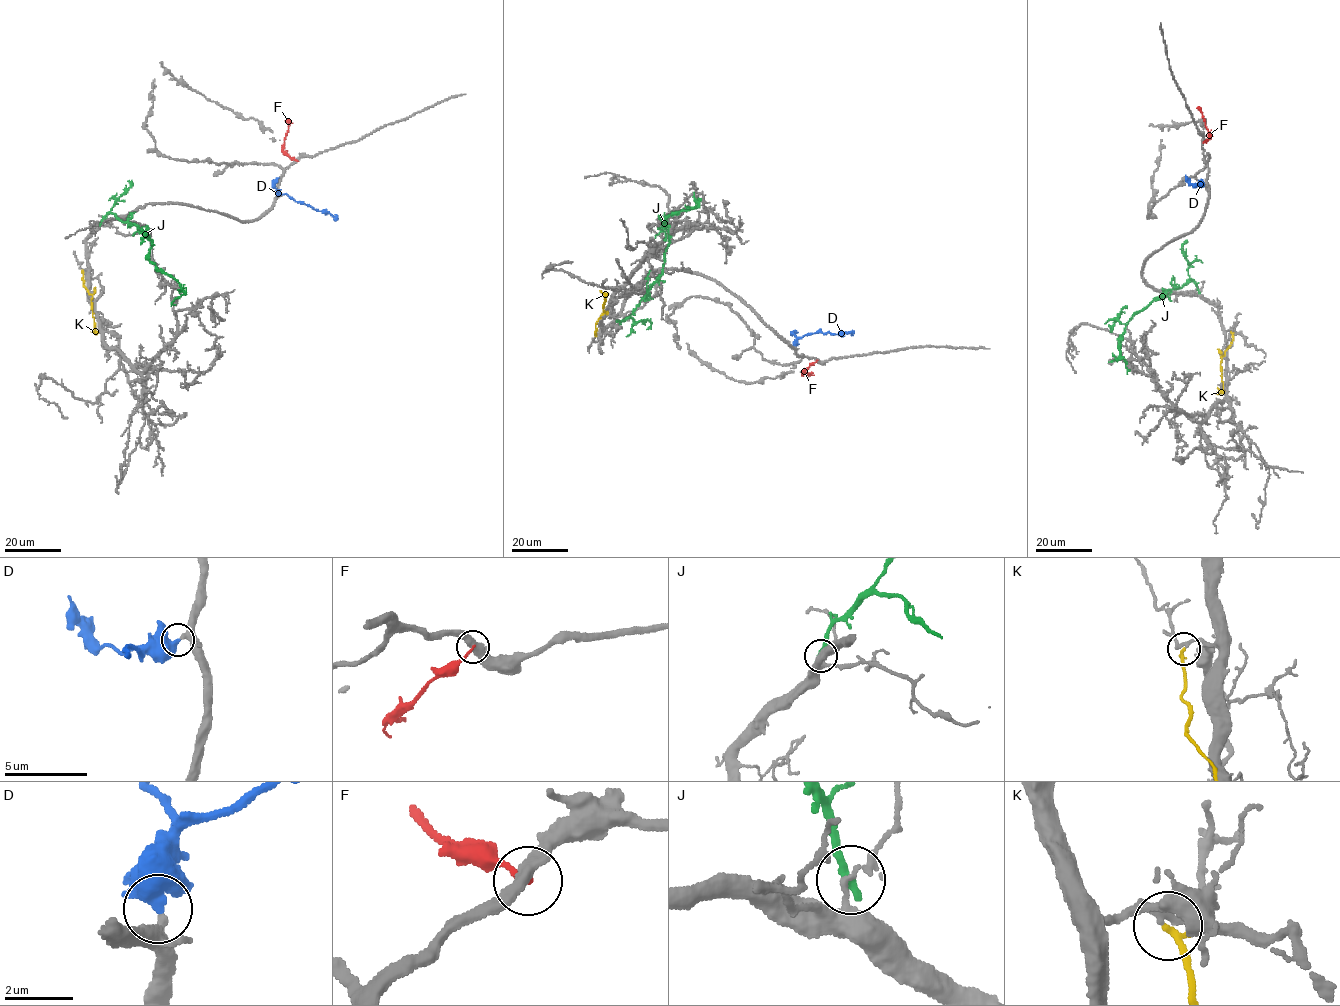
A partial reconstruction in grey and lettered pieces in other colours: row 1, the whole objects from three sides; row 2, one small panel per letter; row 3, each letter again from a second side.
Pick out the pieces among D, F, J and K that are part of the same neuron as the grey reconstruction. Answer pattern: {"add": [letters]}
{"add": ["D"]}

